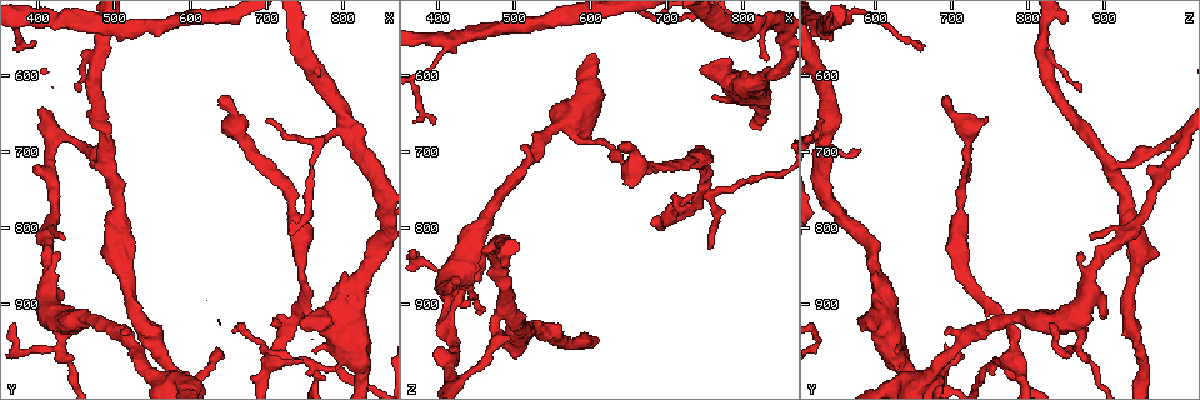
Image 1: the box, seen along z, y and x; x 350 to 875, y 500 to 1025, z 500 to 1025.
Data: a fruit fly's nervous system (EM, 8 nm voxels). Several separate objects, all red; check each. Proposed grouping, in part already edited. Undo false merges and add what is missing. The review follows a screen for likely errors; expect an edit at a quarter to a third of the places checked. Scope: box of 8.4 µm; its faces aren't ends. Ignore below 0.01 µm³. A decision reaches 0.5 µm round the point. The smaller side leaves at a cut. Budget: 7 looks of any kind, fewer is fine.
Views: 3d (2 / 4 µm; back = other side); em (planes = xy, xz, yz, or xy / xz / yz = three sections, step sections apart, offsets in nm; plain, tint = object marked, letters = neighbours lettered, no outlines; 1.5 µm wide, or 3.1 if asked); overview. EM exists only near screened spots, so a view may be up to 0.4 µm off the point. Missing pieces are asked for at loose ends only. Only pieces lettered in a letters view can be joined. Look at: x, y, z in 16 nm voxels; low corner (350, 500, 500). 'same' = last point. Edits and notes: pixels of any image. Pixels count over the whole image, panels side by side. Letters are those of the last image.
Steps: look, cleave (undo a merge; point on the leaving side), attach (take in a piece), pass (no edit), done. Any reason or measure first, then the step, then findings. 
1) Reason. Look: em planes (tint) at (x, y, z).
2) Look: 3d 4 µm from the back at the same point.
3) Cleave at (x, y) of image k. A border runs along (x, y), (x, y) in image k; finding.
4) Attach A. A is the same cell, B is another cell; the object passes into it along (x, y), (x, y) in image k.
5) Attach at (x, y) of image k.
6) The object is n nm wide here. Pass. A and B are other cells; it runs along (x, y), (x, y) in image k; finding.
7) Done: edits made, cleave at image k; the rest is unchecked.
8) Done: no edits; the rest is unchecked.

Thin end. Look: em planes (letters) at (395, 560, 665).

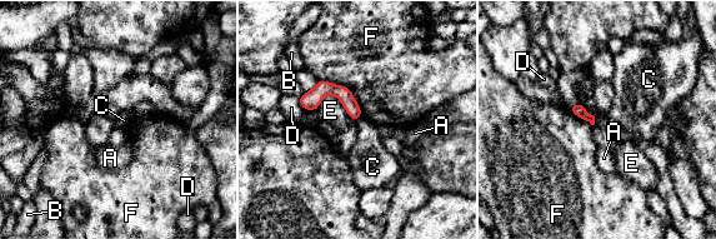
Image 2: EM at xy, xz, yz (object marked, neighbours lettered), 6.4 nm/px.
The object is 80 nm wide here. Pass. A, B, C, D, E and F are other cells; a border runs along (594, 116), (595, 124) in image 2; no lettered piece goes on from it.

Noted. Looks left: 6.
Side arm on a straight run. Look: em planes (tint) at (490, 715, 910).

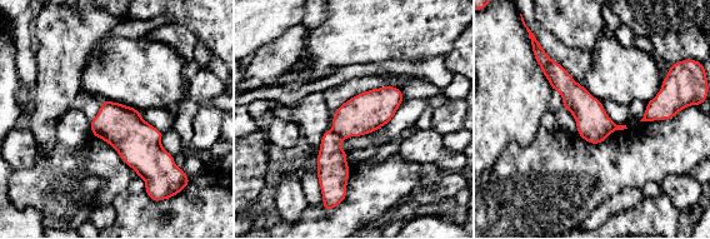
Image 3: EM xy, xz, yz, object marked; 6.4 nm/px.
Look: em planes (letters) at the same point.

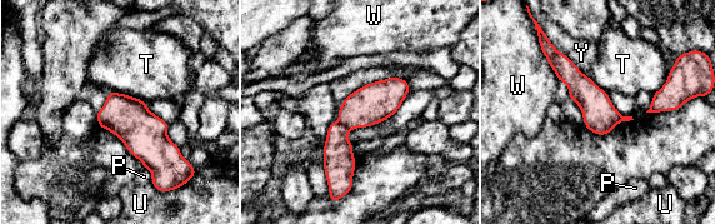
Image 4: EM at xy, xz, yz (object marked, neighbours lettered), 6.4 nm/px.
The object is 220 nm wide here. Cleave at (371, 104) of image 4. P, T, U, W and Y are other cells; the part that leaves runs along (555, 55), (594, 101), (609, 128) in image 4; two neurons meet here.

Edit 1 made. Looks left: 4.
See it whole again. Look: overview.

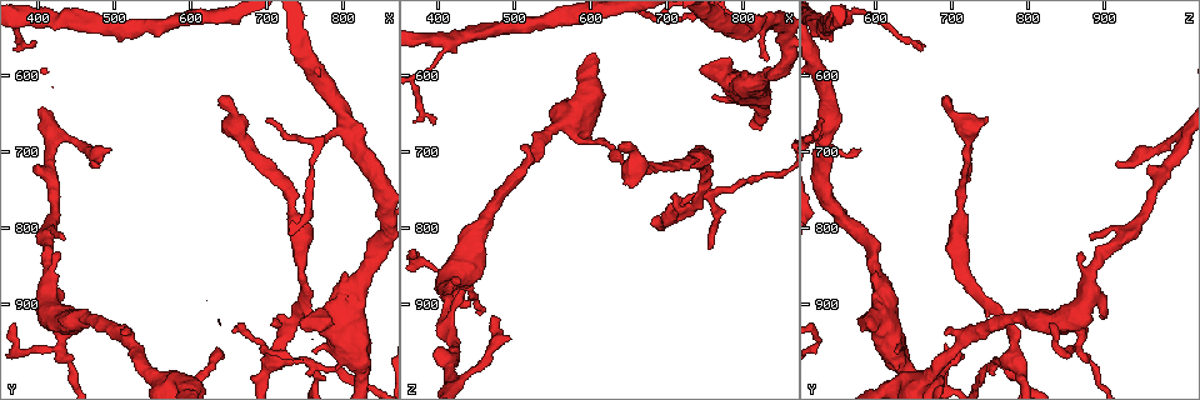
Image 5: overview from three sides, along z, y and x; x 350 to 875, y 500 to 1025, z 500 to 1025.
Branch stops here. Look: 3d 4 µm at (435, 920, 900).

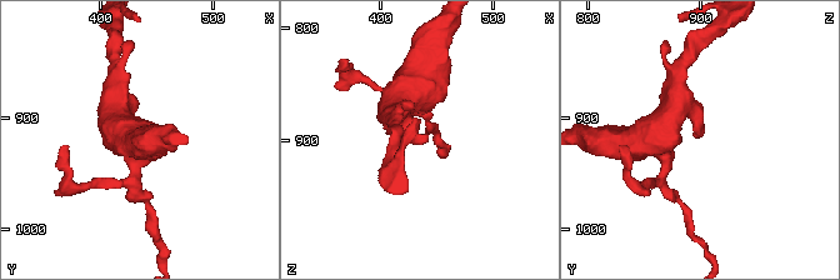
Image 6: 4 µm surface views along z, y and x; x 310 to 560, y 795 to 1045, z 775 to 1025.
Now the EM. Look: em planes (letters) at (438, 920, 900).

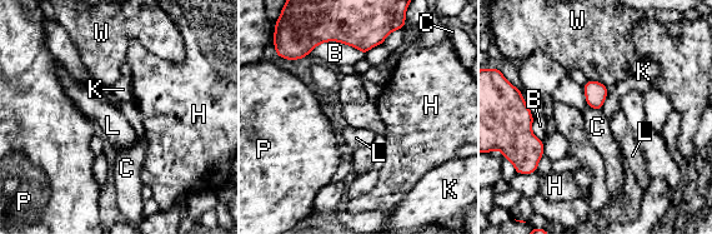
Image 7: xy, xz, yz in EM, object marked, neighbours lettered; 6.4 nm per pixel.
The longest contact is with B, 360 nm. Pass. B, C, H, K, L, P and W are other cells; a border runs along (583, 85), (585, 101), (600, 110) in image 7; no lettered piece goes on from it.

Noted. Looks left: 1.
Done: edits made, cleave at image 4; the rest is unchecked.

